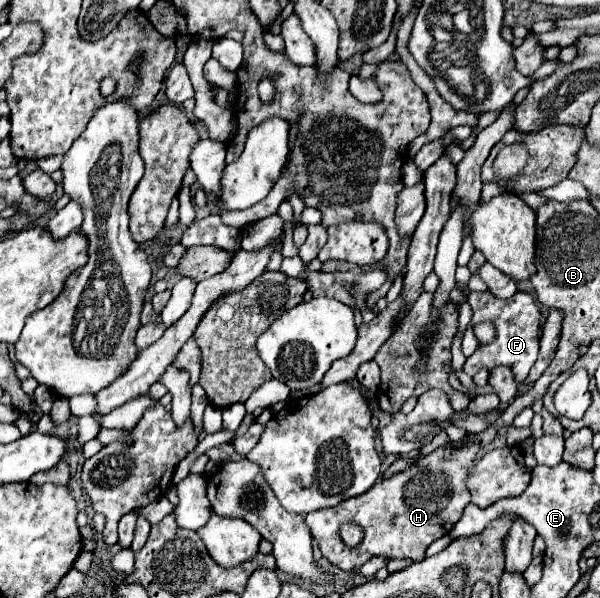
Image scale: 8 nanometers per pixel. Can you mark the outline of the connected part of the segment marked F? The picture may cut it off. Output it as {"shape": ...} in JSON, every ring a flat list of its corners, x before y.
{"shape":[[489,290,487,292,469,292,467,302,473,308,471,326,477,326,485,320,493,322,495,326,495,338,489,344,479,344,479,348,467,358,465,362,465,374,475,376,483,366,487,370,493,370,497,366,511,368,515,382,523,382,531,370,531,366,537,360,539,352,539,324,541,324,541,312,535,302,535,298,527,292,515,292,511,298,501,300,495,298]]}

